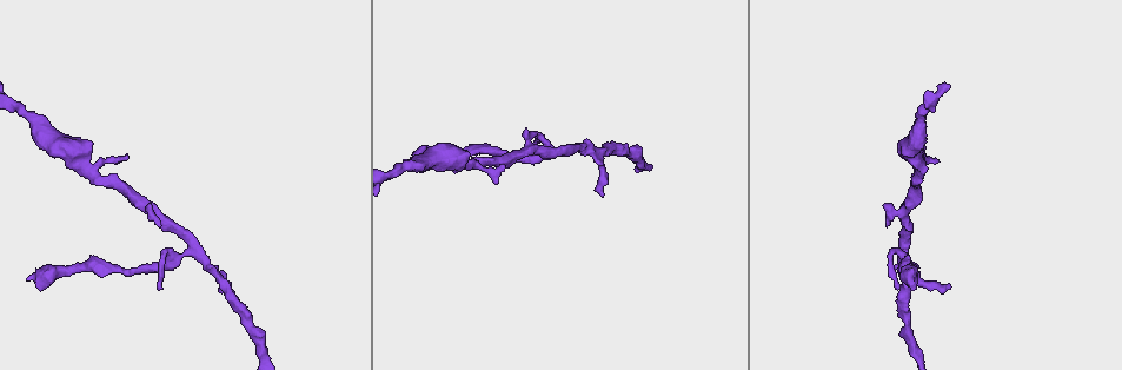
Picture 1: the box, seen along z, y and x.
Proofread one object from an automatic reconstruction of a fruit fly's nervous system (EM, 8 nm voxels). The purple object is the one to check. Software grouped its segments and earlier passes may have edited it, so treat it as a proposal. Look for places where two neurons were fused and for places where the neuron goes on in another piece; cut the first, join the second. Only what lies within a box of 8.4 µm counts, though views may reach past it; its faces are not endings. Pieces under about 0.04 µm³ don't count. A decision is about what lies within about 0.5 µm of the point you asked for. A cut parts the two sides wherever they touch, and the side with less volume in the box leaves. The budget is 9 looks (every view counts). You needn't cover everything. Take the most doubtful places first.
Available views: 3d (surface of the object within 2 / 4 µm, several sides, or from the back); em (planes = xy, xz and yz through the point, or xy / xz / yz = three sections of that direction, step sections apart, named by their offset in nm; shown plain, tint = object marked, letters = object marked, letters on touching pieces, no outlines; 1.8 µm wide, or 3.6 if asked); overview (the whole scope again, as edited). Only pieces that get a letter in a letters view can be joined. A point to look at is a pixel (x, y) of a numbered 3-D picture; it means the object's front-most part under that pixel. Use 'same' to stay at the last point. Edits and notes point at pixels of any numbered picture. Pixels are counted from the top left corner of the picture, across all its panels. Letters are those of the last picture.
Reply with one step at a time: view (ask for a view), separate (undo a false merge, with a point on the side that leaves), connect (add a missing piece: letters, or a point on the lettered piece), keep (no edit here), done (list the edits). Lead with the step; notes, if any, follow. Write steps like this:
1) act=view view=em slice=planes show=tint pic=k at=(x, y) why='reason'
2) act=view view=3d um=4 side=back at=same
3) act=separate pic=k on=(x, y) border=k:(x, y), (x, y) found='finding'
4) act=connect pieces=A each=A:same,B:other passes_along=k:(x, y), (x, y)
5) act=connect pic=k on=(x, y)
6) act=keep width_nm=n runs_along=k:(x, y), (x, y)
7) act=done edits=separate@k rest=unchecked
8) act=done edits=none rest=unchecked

act=view view=em slice=planes show=tint pic=1 at=(28, 279) why='long arm stops here'

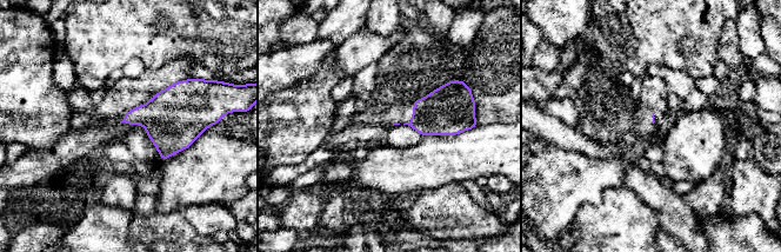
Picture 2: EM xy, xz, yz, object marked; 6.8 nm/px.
act=view view=em slice=planes show=letters at=same

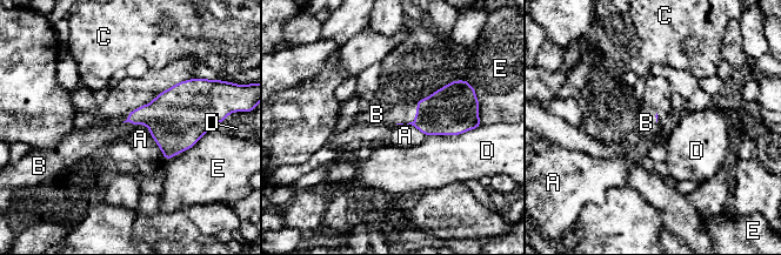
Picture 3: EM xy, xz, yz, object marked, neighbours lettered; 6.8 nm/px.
act=connect pieces=B each=A:other,B:same,C:other,D:other,E:other found='the neuron continues'

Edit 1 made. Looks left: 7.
act=view view=em slice=planes show=letters pic=1 at=(126, 158) why='thin end'

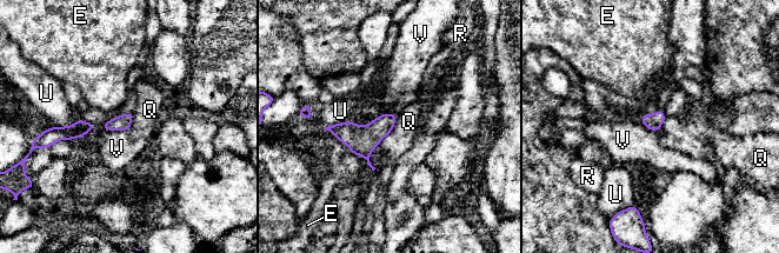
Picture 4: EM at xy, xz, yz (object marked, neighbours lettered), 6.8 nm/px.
act=keep each=E:other,Q:other,R:other,U:other,V:other border=4:(397, 115), (393, 128), (379, 142) found='no lettered piece goes on from it'

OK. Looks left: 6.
act=view view=em slice=yz step=8 show=tint pic=1 at=(604, 193) why='tapers out'

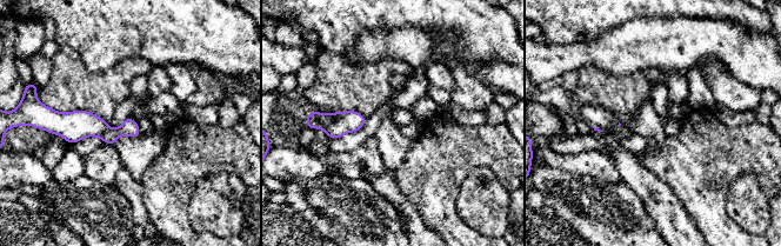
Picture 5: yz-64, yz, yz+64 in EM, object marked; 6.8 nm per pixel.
act=view view=em slice=xz step=16 show=letters at=same why='another direction'

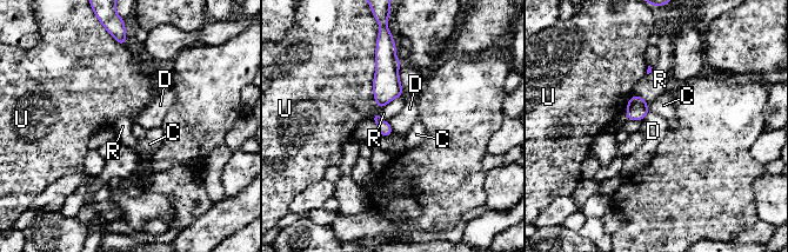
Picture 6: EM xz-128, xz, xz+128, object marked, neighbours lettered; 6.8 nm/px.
act=keep longest_contact=U:480nm each=C:other,D:other,R:other,U:other border=6:(388, 123), (393, 131) found='none of them fits'

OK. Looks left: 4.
act=view view=em slice=xy step=4 show=letters pic=1 at=(537, 143)

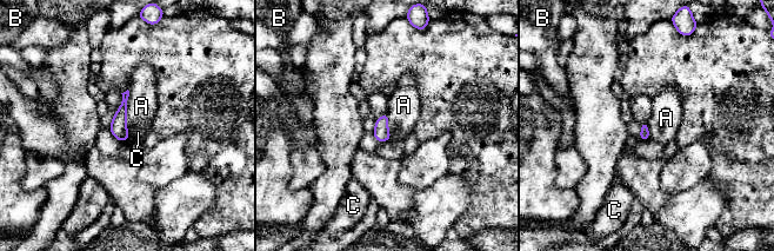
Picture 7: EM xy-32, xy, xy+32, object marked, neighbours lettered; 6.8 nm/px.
act=view view=em slice=planes show=letters at=same why='cut it another way'

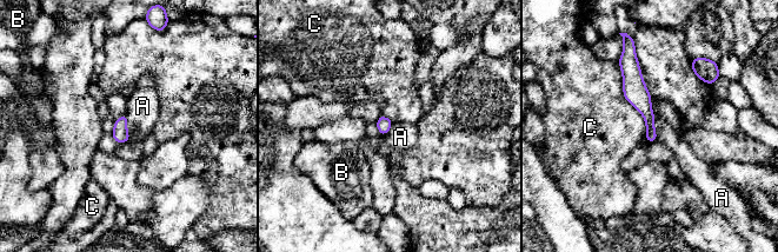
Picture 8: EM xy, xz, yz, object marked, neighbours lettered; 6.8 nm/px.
act=keep each=A:other,B:other,C:other border=8:(652, 112), (657, 139) found='no lettered piece goes on from it'

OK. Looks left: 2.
act=done edits=connect@3 rest=unchecked

